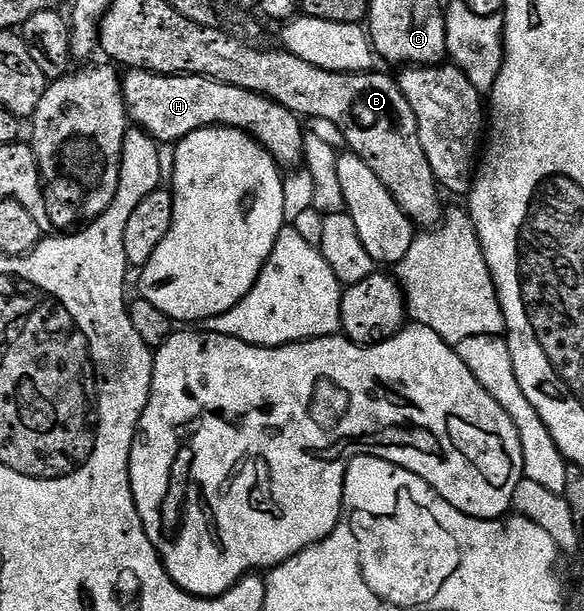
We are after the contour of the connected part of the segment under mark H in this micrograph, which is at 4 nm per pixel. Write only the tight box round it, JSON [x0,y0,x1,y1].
[122,70,304,170]

